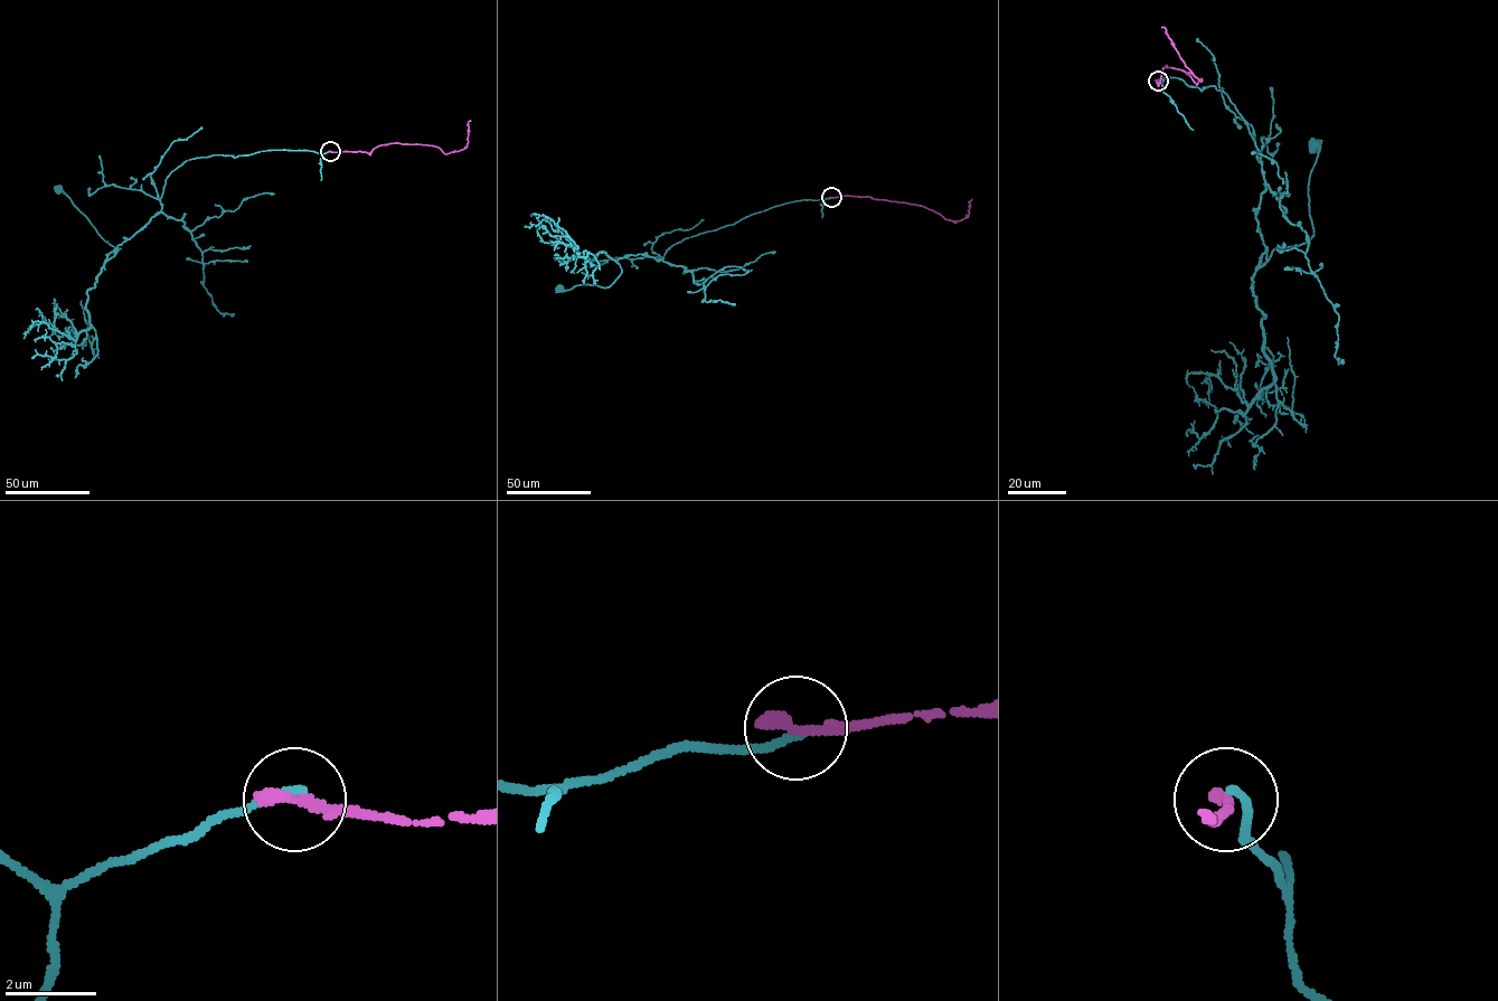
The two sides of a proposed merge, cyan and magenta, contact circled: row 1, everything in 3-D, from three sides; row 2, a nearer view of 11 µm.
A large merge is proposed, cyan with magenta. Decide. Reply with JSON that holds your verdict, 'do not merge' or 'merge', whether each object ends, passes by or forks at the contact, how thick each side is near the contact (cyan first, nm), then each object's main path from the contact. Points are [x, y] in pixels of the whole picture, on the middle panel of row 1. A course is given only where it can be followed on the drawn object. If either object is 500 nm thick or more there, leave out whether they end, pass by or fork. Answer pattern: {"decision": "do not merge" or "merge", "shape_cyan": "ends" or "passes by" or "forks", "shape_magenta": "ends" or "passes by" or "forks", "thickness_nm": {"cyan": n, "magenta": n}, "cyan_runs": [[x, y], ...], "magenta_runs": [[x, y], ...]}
{"decision": "do not merge", "shape_cyan": "ends", "shape_magenta": "ends", "thickness_nm": {"cyan": 160, "magenta": 320}, "cyan_runs": [[830, 197], [785, 202], [684, 238], [661, 260], [620, 257], [621, 272], [609, 286], [559, 287]], "magenta_runs": [[830, 197], [856, 196], [905, 202], [955, 222], [968, 217], [971, 199]]}

